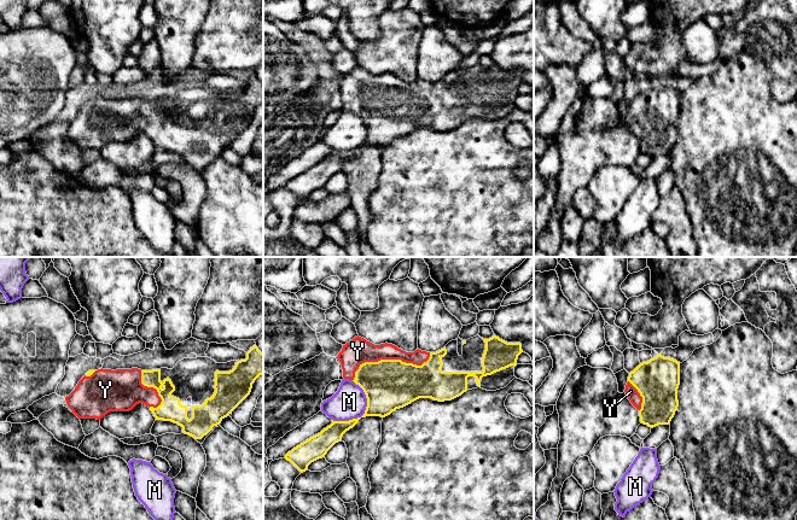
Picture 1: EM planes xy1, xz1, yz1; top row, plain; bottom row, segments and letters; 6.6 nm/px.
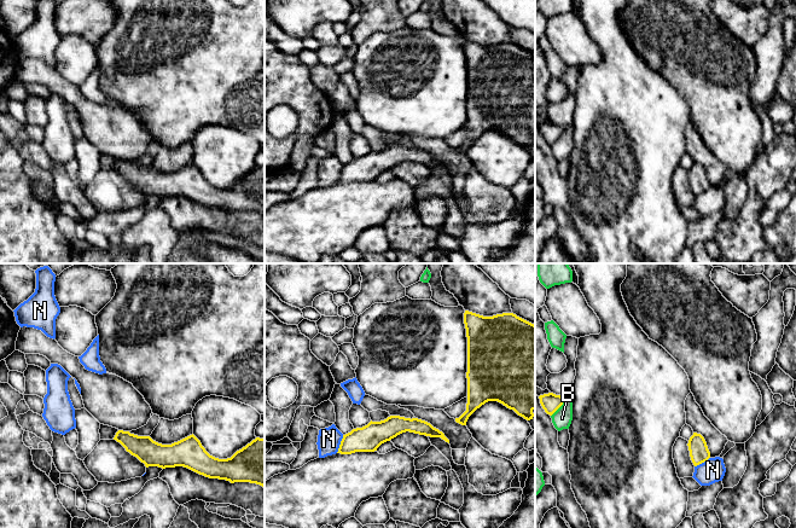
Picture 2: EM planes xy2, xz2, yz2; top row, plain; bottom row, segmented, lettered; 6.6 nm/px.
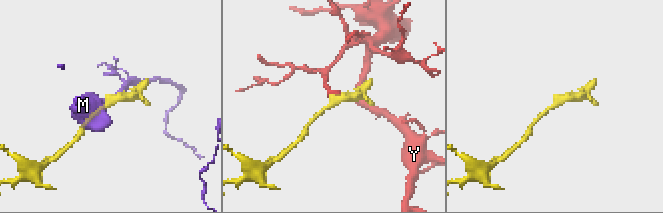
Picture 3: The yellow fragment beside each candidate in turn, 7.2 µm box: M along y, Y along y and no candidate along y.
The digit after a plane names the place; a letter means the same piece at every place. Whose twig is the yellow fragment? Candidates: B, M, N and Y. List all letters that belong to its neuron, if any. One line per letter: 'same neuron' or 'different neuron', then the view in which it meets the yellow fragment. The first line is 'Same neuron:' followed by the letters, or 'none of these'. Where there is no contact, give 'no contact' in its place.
Same neuron: Y
B: different neuron; meets yellow in yz2
M: different neuron; meets yellow in xz1
N: different neuron; meets yellow in xz2
Y: same neuron; meets yellow in xz1

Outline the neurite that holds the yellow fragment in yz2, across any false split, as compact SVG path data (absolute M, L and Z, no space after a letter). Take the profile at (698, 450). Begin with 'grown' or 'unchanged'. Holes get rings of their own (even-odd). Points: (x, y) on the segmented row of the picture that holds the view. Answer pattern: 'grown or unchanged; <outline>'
unchanged; M693 433L688 440L690 457L695 466L707 462L710 458L707 442L701 434Z

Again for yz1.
grown; M661 354L647 362L640 363L629 373L626 395L639 410L640 422L653 428L669 425L679 407L677 388L680 385L680 362Z

